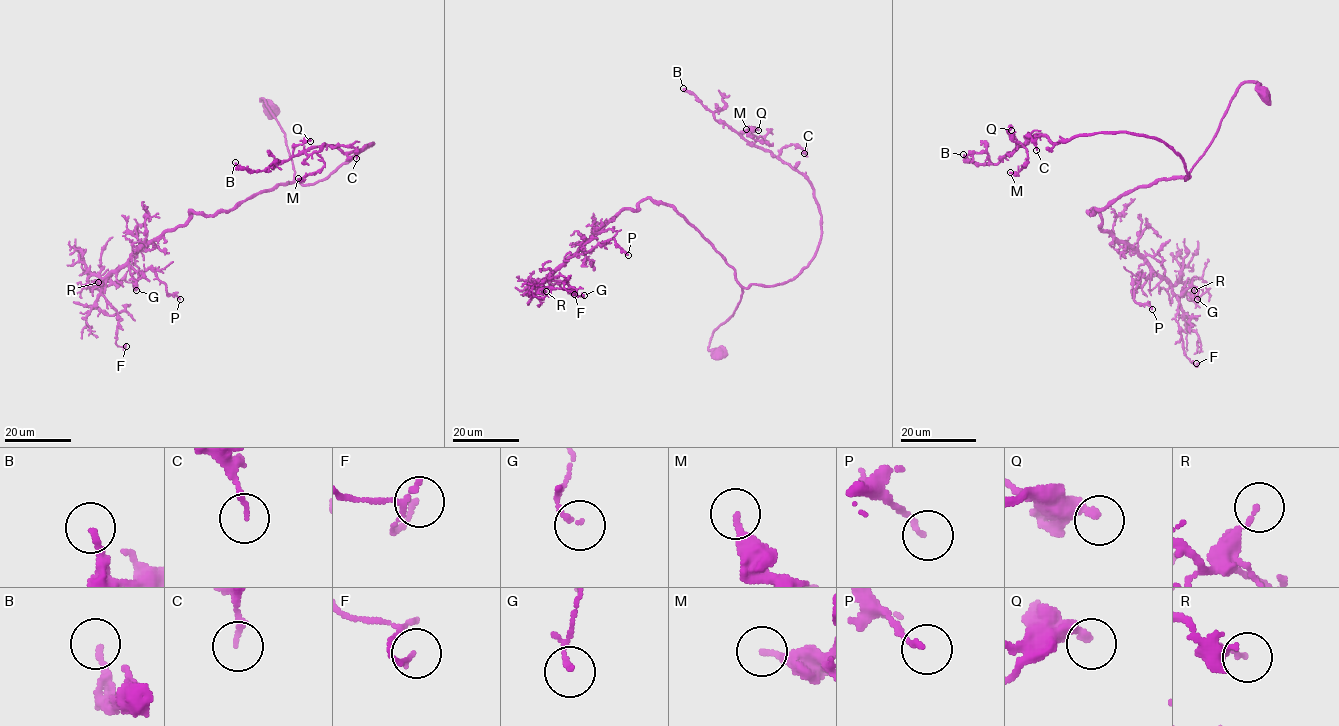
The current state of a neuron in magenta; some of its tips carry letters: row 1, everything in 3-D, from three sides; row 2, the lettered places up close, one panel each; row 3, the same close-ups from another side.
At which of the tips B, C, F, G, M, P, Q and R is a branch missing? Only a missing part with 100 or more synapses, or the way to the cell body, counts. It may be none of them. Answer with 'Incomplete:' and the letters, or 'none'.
Incomplete: none

